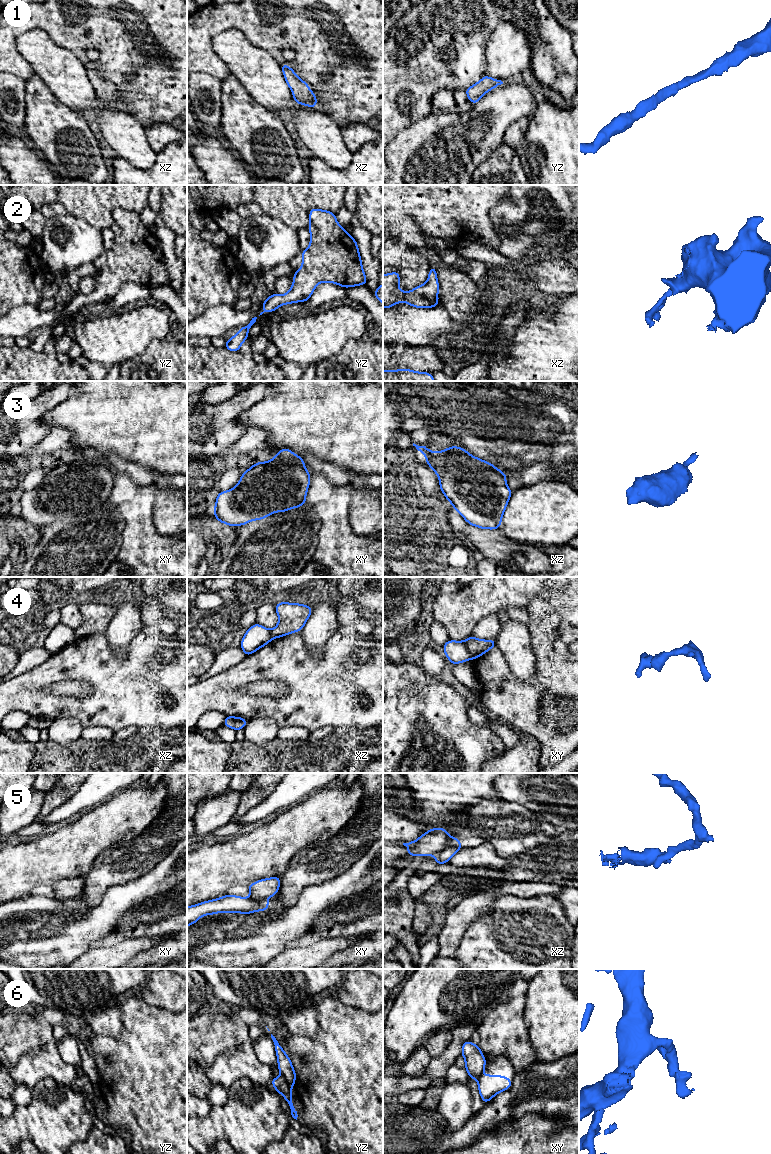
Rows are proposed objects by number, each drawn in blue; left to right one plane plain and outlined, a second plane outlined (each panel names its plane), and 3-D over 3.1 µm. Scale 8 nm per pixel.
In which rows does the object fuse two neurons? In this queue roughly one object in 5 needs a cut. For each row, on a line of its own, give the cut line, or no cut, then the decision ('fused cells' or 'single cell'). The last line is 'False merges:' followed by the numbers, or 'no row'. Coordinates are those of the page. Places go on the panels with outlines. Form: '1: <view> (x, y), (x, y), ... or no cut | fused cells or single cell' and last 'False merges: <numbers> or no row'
1: no cut | single cell
2: no cut | single cell
3: no cut | single cell
4: xy (464, 642), (472, 658) | fused cells
5: xz (459, 848), (446, 847), (436, 854) | fused cells
6: yz (282, 1074), (290, 1087) | fused cells
False merges: 4, 5, 6

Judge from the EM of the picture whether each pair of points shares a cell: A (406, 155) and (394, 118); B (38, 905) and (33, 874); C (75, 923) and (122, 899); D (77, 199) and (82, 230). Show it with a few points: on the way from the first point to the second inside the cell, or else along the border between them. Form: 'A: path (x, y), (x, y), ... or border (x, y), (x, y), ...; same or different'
A: border (419, 119), (403, 128), (393, 140); different
B: border (29, 894), (10, 901); different
C: path (87, 923), (97, 923), (110, 910); same
D: border (67, 212), (83, 218), (100, 230); different

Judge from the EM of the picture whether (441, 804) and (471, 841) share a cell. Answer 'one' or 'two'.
two

